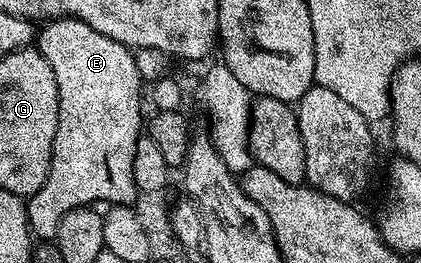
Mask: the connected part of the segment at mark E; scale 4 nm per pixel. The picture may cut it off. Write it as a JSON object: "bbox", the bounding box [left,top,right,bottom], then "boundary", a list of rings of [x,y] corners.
{"bbox":[27,16,145,241],"boundary":[[[71,16],[48,20],[38,29],[37,47],[40,54],[53,66],[59,91],[59,121],[57,134],[53,138],[51,165],[47,181],[27,201],[27,217],[39,218],[41,228],[34,229],[38,241],[53,240],[56,229],[61,226],[61,218],[74,208],[94,205],[95,196],[107,200],[108,205],[134,205],[137,189],[133,182],[133,154],[145,124],[143,108],[139,105],[139,91],[145,88],[144,81],[137,74],[137,62],[132,49],[105,34],[97,34],[93,26],[75,20]]]}

